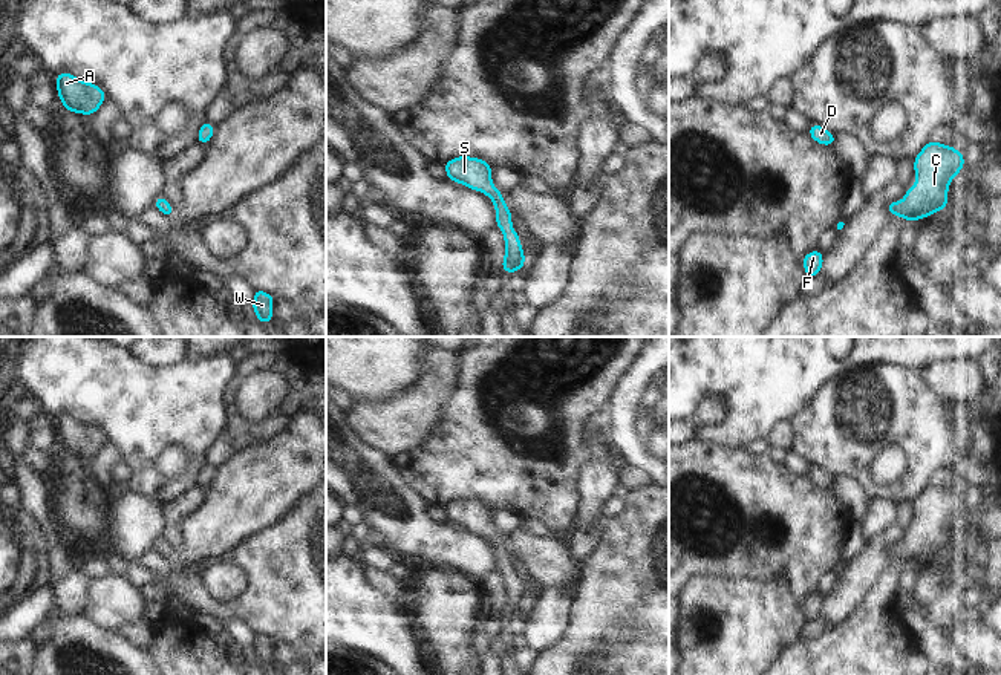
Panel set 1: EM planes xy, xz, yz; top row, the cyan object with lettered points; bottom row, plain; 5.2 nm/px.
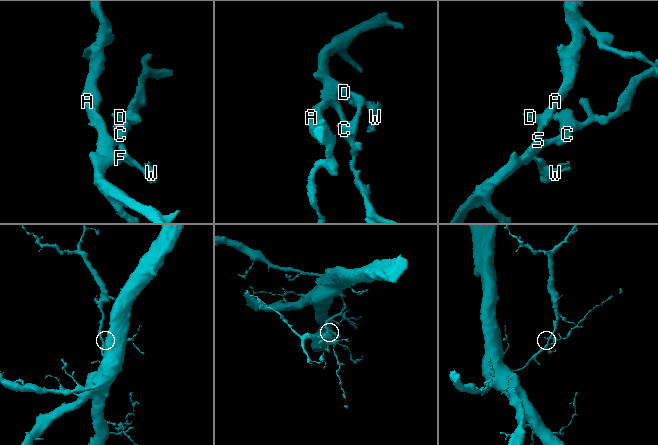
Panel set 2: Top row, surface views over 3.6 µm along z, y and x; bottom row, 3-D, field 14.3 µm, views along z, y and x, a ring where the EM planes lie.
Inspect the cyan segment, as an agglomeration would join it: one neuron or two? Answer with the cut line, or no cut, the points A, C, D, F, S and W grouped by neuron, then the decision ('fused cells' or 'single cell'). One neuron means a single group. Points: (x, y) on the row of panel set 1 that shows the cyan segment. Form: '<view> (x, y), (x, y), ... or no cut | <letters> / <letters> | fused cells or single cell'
no cut | A C D F S W | single cell

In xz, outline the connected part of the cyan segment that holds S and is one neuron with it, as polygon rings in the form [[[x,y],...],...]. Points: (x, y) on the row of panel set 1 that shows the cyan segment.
[[[458,156],[442,165],[447,170],[448,181],[481,191],[493,201],[496,210],[496,227],[502,230],[505,239],[502,272],[520,271],[527,262],[523,248],[519,234],[511,227],[513,214],[504,202],[504,193],[500,193],[491,182],[493,167],[479,158],[470,156]]]

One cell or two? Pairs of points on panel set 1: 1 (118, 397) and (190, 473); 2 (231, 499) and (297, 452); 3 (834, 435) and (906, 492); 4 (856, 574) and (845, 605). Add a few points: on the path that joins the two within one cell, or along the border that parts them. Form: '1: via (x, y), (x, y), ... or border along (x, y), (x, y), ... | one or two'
1: via (143, 409), (153, 409), (192, 449) | one
2: via (248, 493), (280, 469) | one
3: via (856, 456), (865, 478), (877, 490), (885, 492) | one
4: via (856, 582), (845, 597) | one

